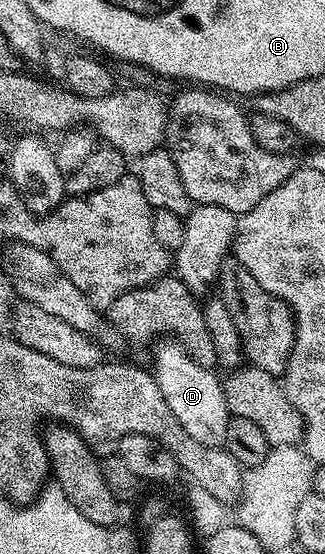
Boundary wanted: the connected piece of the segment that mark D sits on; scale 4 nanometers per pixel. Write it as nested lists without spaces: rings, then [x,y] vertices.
[[[170,336],[156,341],[154,350],[155,382],[161,388],[161,396],[165,396],[165,404],[169,404],[169,412],[177,416],[181,428],[185,428],[185,432],[189,432],[193,440],[206,446],[222,447],[229,413],[220,375],[217,376],[215,370],[206,370],[201,364],[197,364],[197,360],[193,360],[185,352],[183,345]]]

